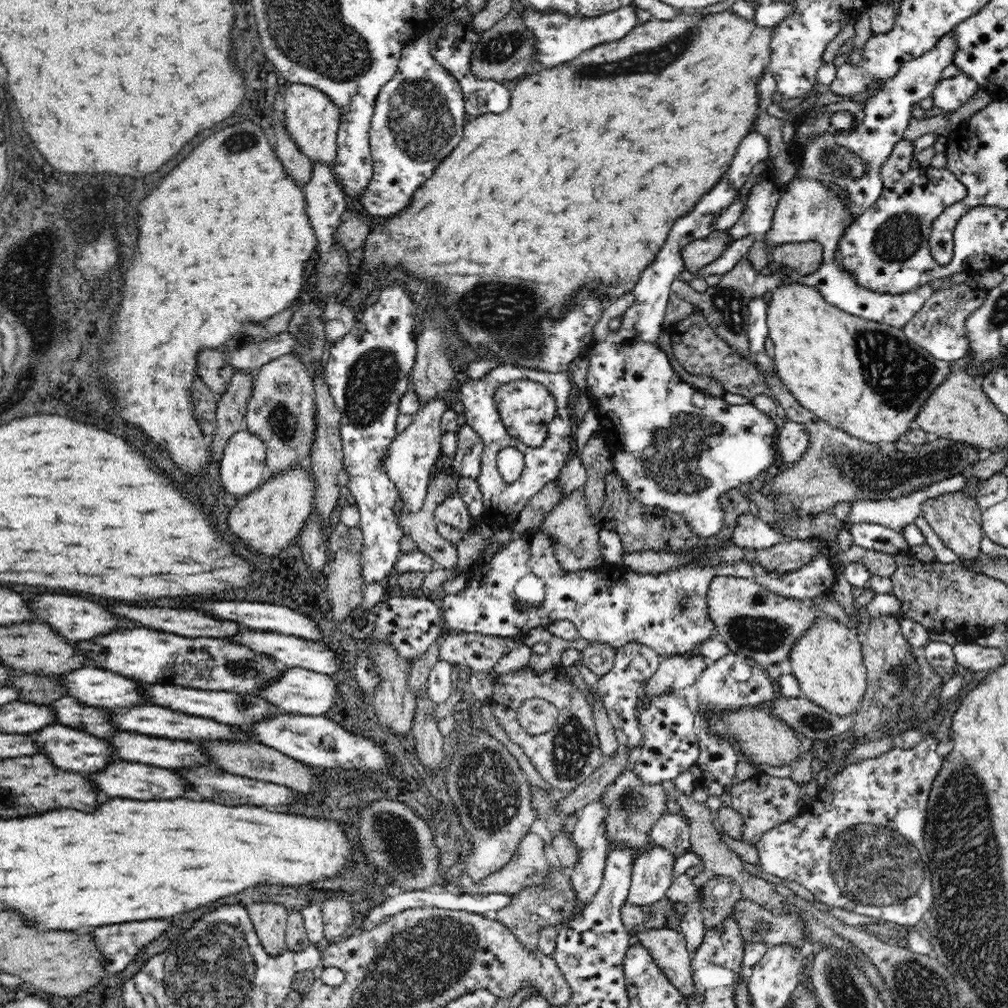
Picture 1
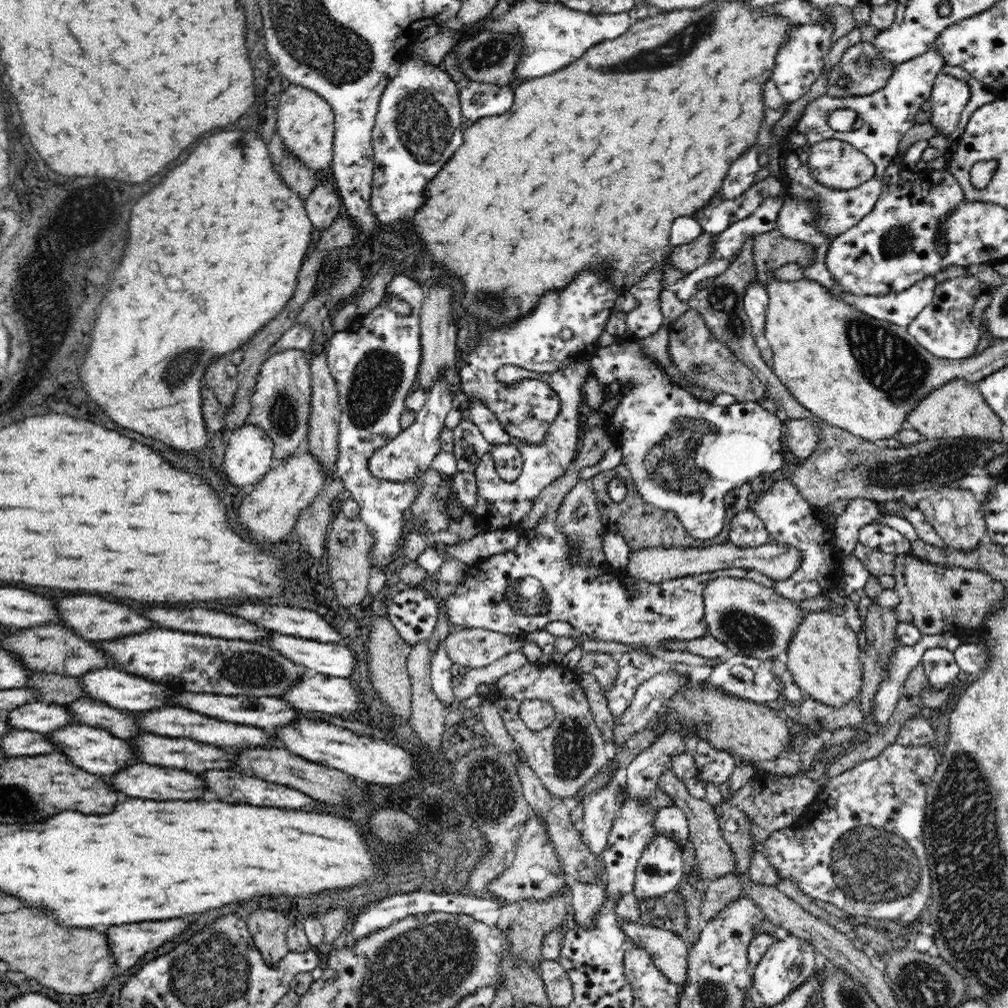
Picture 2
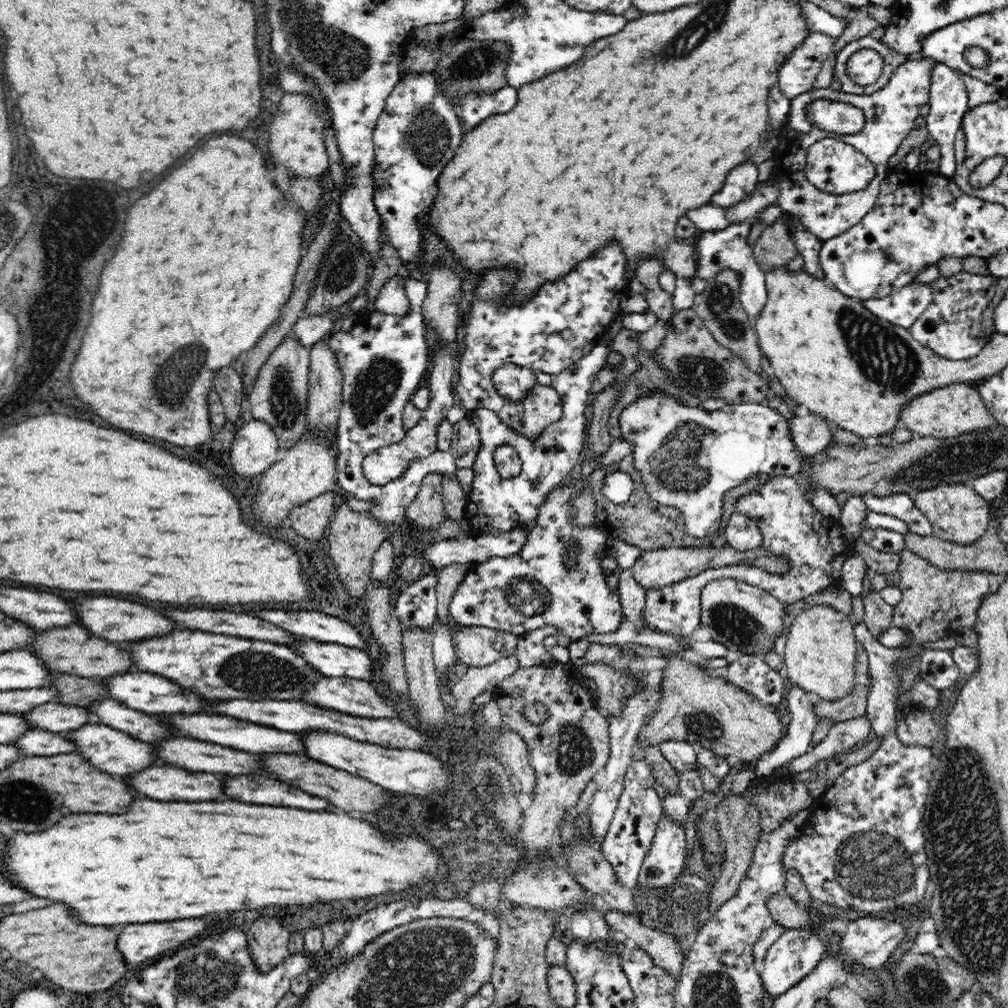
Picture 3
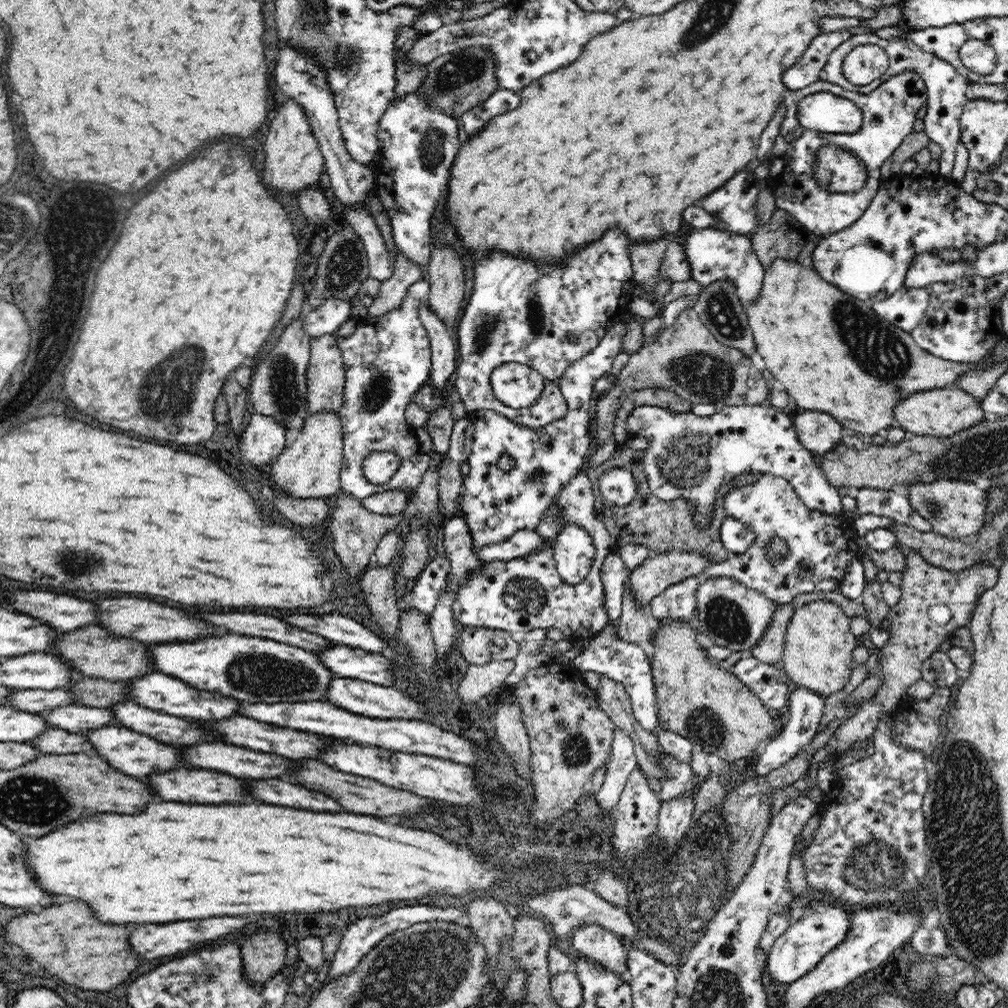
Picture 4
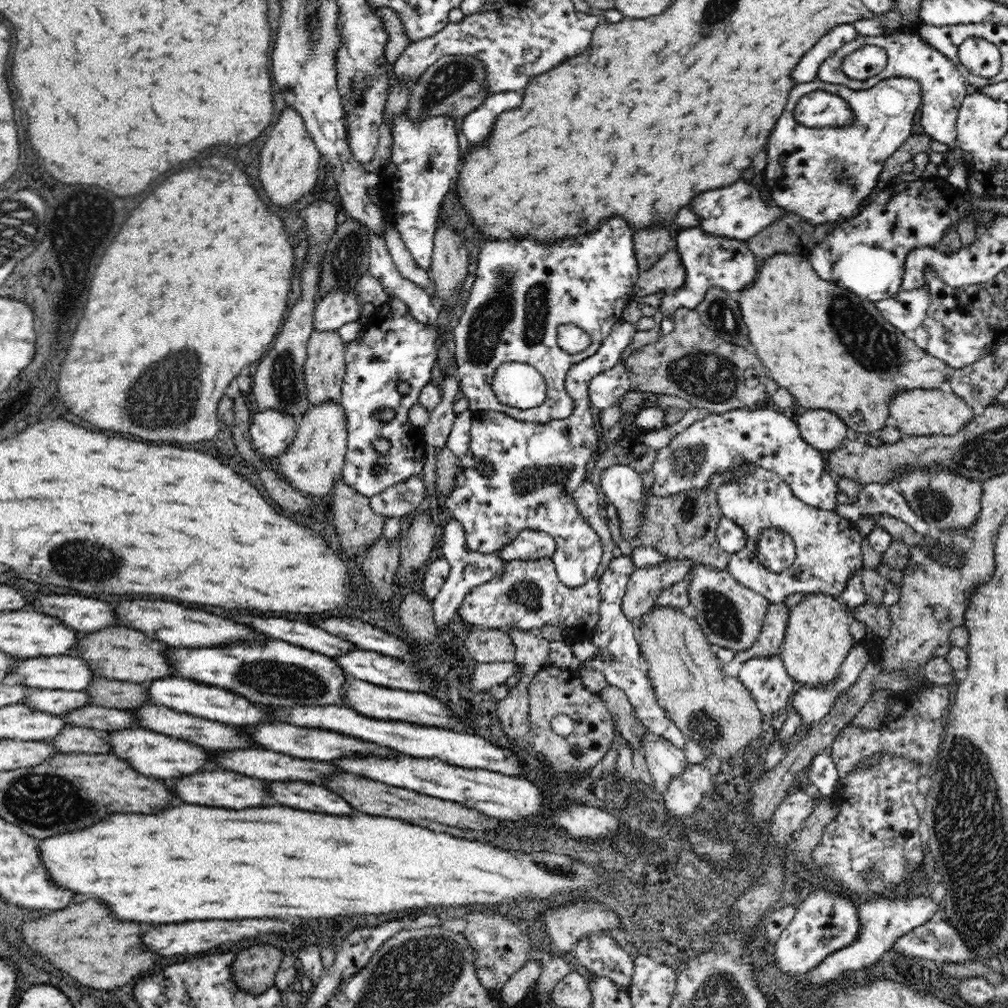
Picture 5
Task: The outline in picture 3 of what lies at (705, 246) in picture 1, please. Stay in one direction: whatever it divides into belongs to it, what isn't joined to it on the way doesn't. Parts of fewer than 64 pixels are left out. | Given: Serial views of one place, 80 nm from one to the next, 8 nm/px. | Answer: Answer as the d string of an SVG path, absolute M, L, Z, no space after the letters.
M672 240L663 252L663 266L678 279L692 279L697 273L697 256L693 244Z

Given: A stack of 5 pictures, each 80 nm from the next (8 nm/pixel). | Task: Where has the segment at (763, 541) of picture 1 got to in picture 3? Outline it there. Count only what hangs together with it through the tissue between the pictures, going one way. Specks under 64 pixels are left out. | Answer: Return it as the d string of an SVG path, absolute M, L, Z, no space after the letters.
M732 513L724 524L723 534L727 546L736 550L748 551L761 546L762 533L758 525L745 514Z

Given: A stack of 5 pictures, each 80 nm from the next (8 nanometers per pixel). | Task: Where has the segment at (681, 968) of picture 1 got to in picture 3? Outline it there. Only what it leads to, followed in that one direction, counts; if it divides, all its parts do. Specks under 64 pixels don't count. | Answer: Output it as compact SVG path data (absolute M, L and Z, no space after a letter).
M606 909L603 917L611 930L624 932L627 938L632 938L637 946L645 950L656 965L666 969L674 978L678 978L685 954L675 941L675 938L657 929L652 929L636 922L632 915Z

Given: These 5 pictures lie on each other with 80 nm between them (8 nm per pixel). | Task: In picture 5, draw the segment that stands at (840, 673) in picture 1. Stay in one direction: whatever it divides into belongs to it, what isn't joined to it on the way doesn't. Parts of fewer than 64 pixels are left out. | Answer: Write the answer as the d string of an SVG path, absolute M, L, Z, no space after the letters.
M822 592L804 595L798 604L789 609L786 632L778 655L799 687L823 687L838 676L848 651L856 645L850 633L853 619L840 597Z

